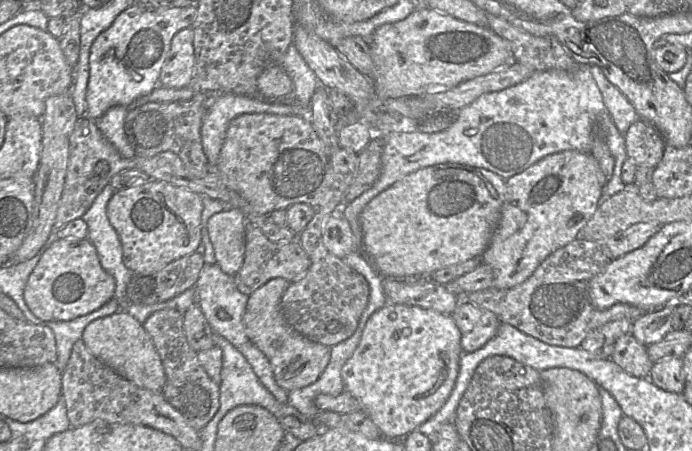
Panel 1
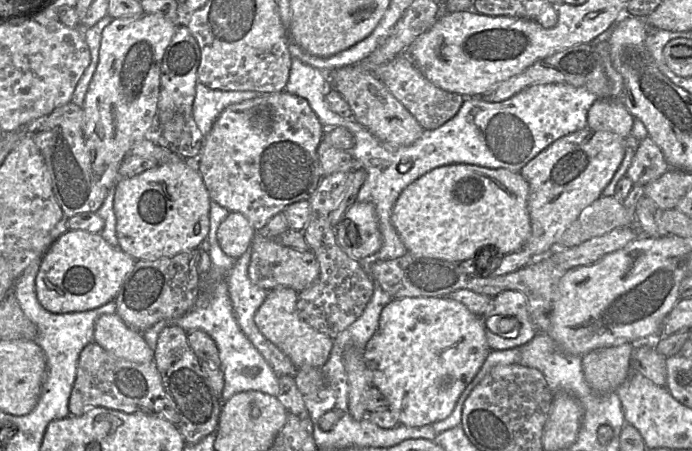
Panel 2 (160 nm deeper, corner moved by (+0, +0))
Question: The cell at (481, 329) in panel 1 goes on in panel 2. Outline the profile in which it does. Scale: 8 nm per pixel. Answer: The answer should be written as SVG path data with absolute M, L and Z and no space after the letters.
M508 290L493 297L480 319L491 350L521 347L537 334L527 309L526 297L520 291Z

